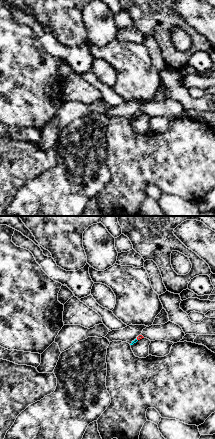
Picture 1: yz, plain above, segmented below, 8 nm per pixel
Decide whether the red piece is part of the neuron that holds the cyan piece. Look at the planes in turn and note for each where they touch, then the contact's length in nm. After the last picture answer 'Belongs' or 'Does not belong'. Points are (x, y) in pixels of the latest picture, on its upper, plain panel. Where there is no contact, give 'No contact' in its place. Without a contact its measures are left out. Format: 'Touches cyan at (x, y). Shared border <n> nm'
No contact

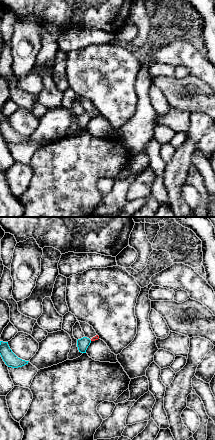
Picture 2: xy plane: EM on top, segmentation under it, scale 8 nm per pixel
No contact

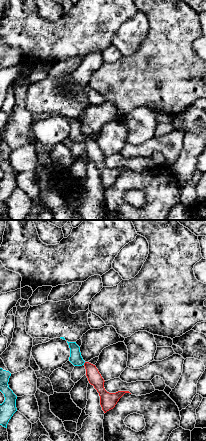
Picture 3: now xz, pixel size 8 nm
Touches cyan at (84, 138). Shared border 30 nm

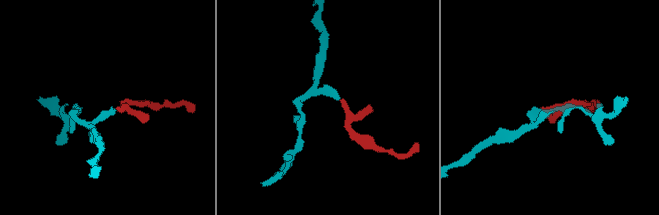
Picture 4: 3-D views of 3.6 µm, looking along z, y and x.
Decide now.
Belongs

